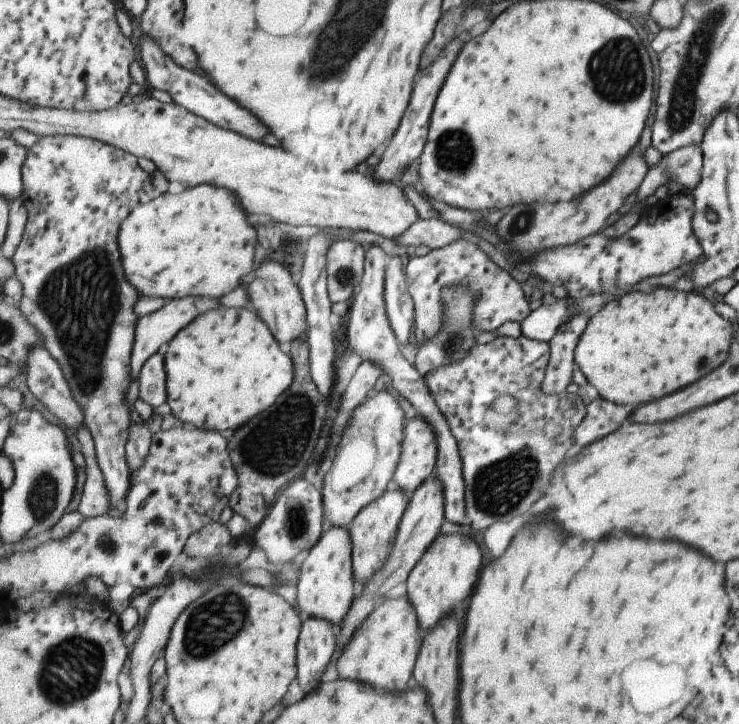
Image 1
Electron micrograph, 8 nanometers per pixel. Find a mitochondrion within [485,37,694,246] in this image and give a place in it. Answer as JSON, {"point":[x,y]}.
{"point":[525,218]}

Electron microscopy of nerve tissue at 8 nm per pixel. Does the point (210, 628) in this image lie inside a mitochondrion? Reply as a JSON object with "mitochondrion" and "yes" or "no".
{"mitochondrion":"yes"}

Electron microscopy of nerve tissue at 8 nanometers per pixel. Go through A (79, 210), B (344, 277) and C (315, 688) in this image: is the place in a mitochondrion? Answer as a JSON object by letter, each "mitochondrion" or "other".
{"A":"other","B":"mitochondrion","C":"other"}

